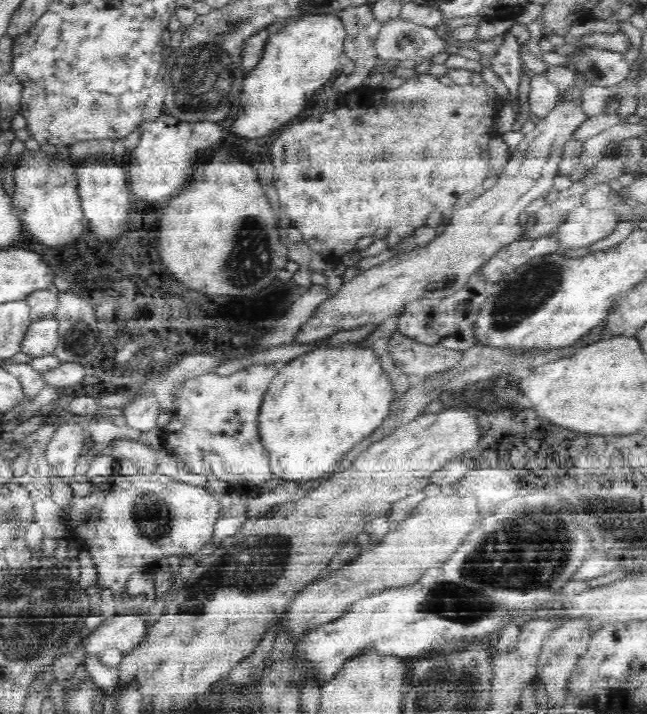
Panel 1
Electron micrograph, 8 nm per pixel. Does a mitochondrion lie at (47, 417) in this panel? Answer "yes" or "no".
no

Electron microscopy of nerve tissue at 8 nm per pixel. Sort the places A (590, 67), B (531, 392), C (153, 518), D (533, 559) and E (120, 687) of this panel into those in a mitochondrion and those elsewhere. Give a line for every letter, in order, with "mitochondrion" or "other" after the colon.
A: mitochondrion
B: other
C: mitochondrion
D: mitochondrion
E: other

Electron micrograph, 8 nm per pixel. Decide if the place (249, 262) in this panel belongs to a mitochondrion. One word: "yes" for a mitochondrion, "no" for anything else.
yes

